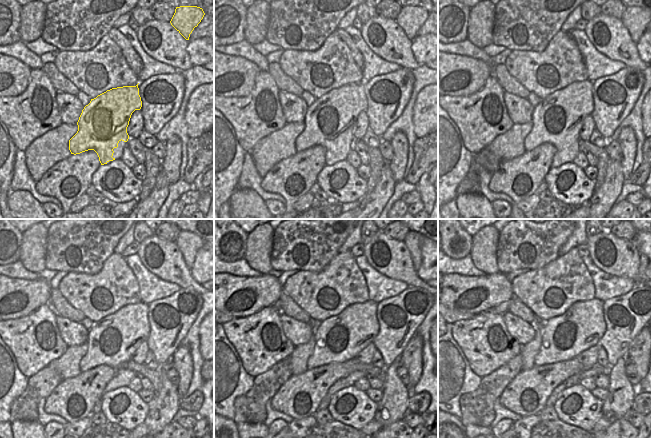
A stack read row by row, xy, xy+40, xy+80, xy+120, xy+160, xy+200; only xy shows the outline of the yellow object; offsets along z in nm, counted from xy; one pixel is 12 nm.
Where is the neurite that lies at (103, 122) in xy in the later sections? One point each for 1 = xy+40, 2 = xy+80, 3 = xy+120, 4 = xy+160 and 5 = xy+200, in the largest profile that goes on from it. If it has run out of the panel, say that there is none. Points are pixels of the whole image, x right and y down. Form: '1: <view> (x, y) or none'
1: xy+40 (330, 120)
2: xy+80 (558, 118)
3: xy+120 (112, 341)
4: xy+160 (339, 338)
5: xy+200 (564, 337)

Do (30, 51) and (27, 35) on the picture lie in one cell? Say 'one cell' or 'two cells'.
two cells

